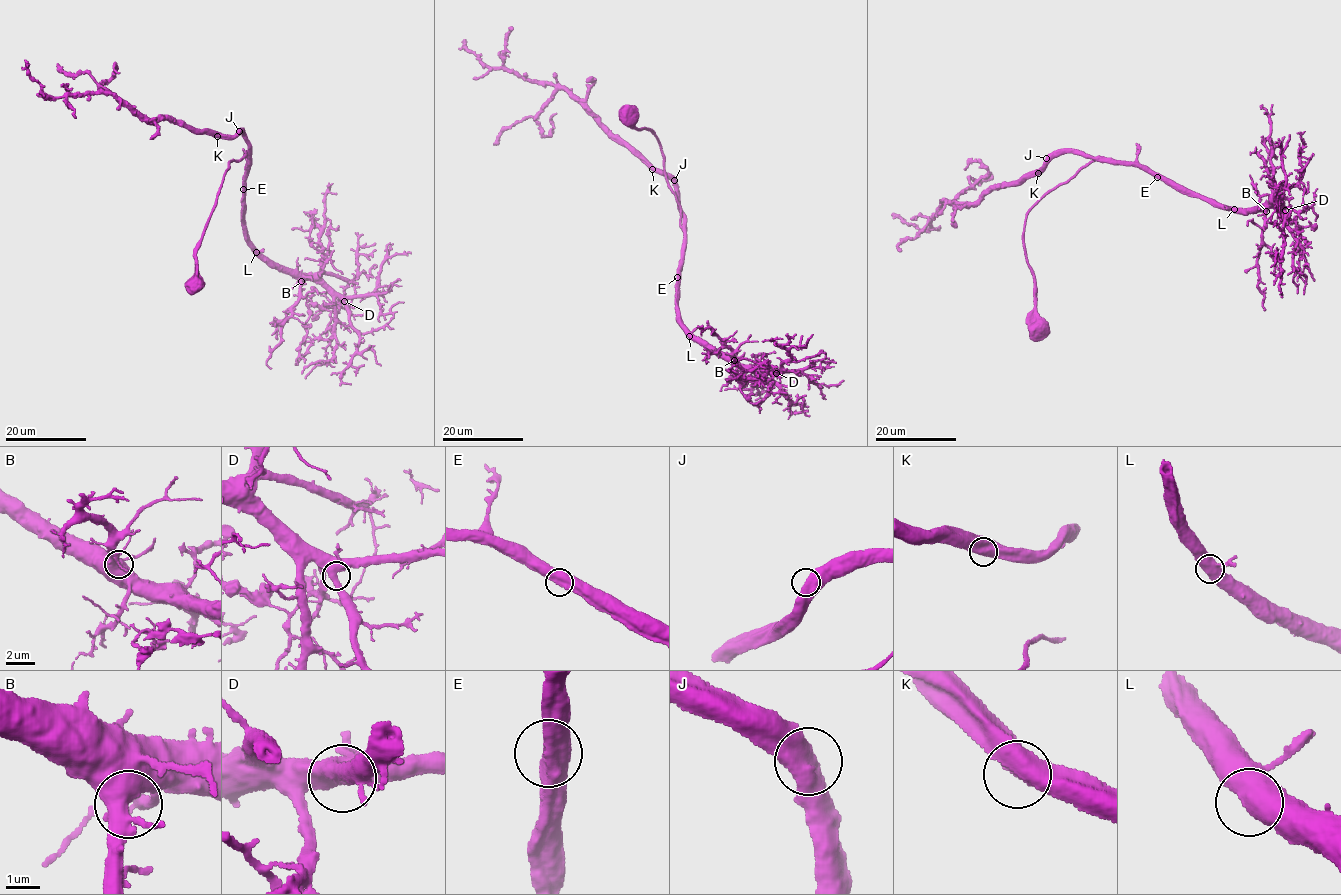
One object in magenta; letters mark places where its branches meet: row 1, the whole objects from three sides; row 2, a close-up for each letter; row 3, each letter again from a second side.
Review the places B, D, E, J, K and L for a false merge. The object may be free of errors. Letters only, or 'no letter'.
no letter

